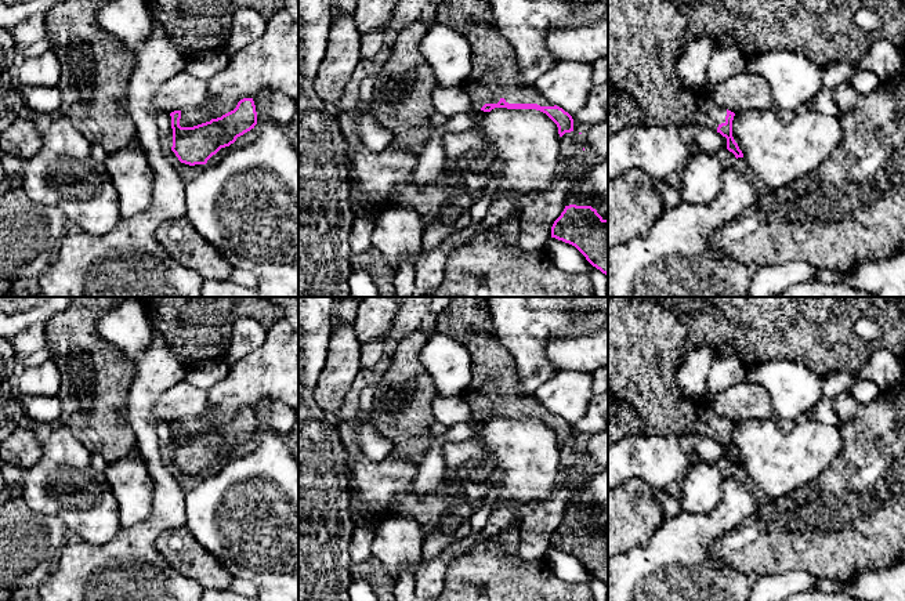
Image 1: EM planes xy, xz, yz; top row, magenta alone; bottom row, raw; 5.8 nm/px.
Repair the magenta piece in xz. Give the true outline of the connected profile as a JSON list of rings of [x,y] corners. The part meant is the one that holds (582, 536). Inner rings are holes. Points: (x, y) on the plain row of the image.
[[[565,515],[551,536],[551,547],[575,555],[608,587],[608,529],[591,515]]]

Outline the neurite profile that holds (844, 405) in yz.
[[[843,392],[833,398],[832,408],[839,421],[843,424],[854,419],[859,408],[859,403],[855,401],[855,398],[850,392]]]

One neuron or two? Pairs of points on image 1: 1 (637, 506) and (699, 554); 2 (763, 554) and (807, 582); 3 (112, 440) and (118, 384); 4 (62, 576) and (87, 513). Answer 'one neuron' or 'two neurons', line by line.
1: two neurons
2: two neurons
3: one neuron
4: two neurons

